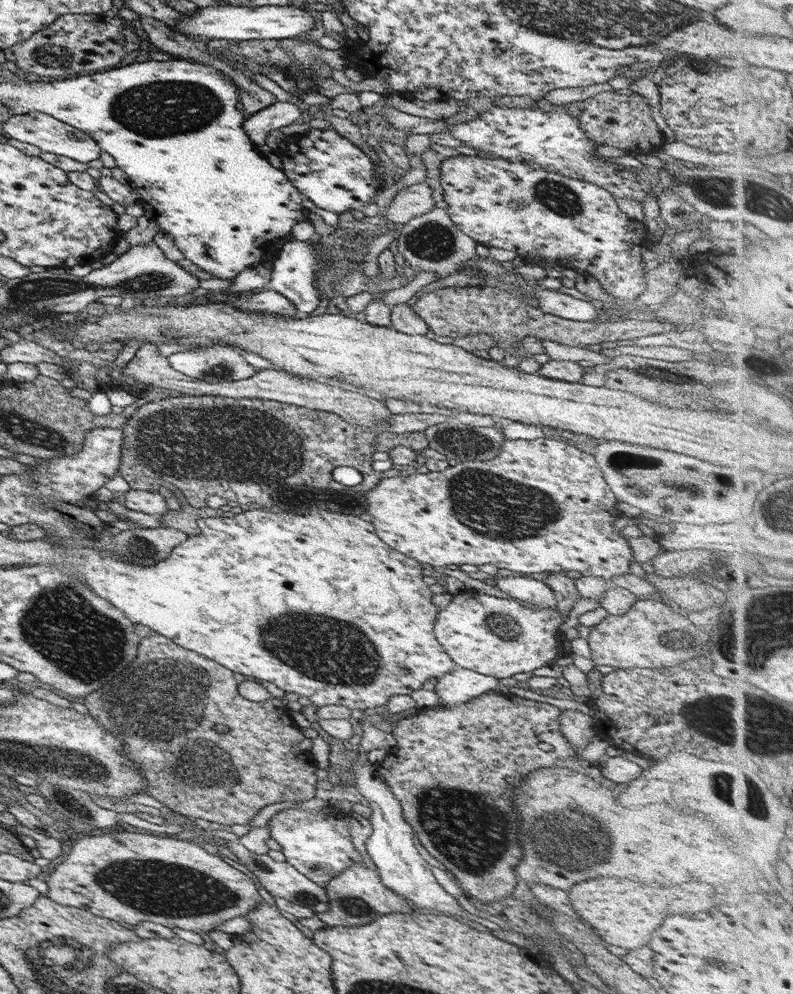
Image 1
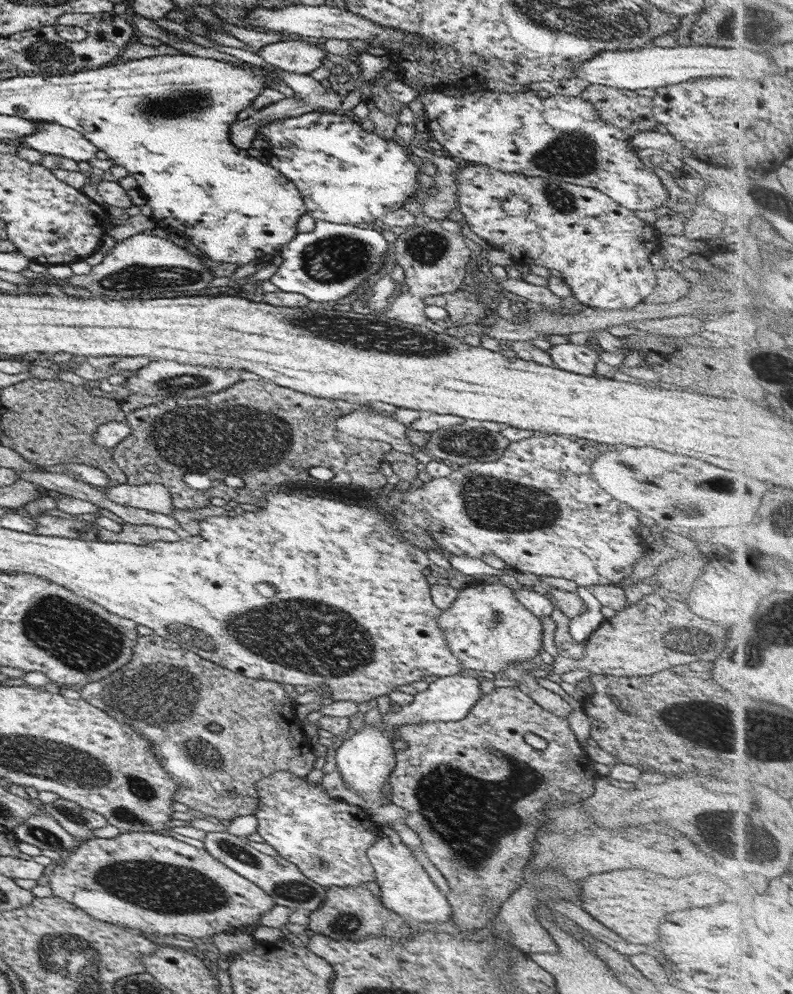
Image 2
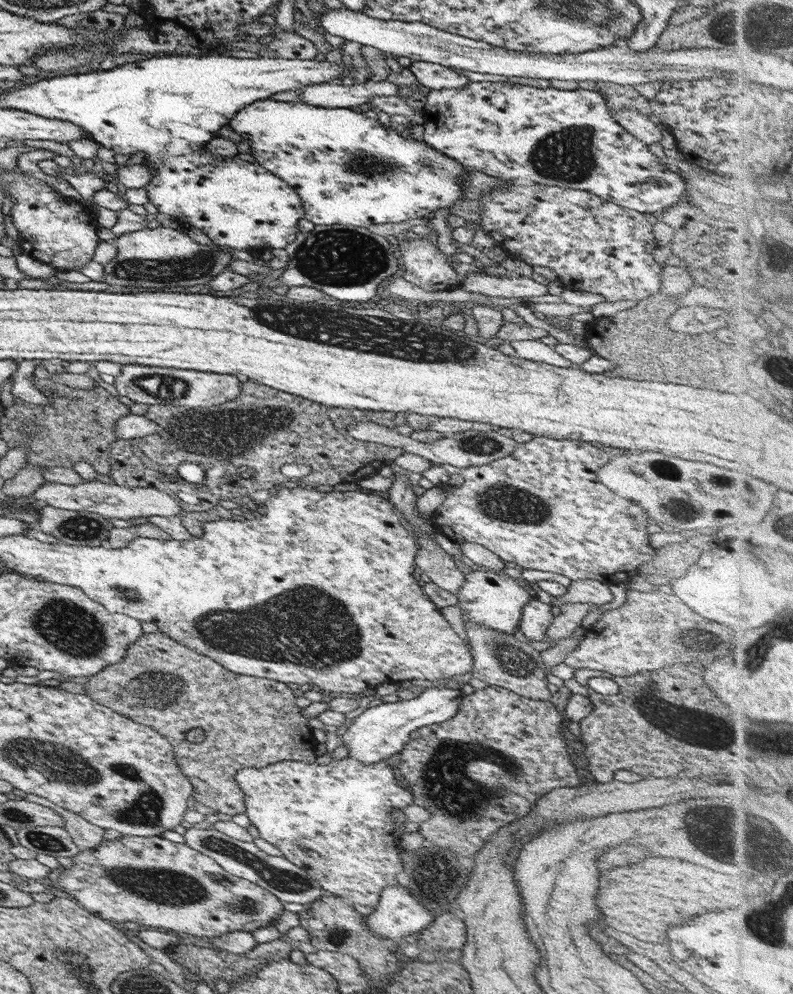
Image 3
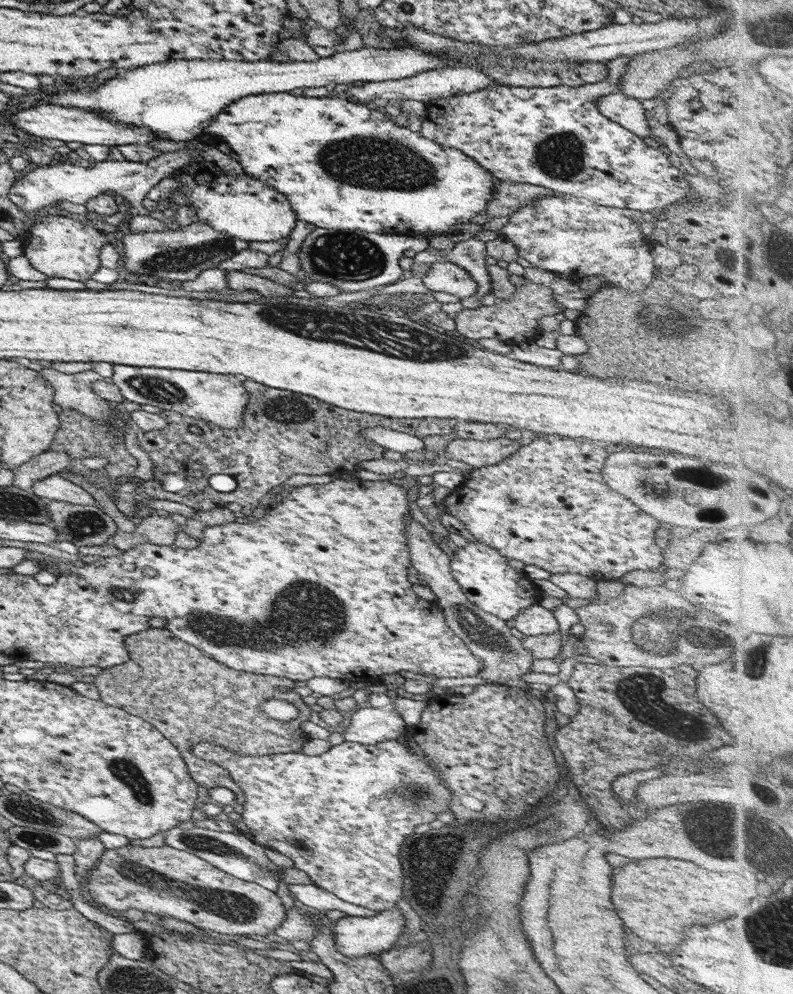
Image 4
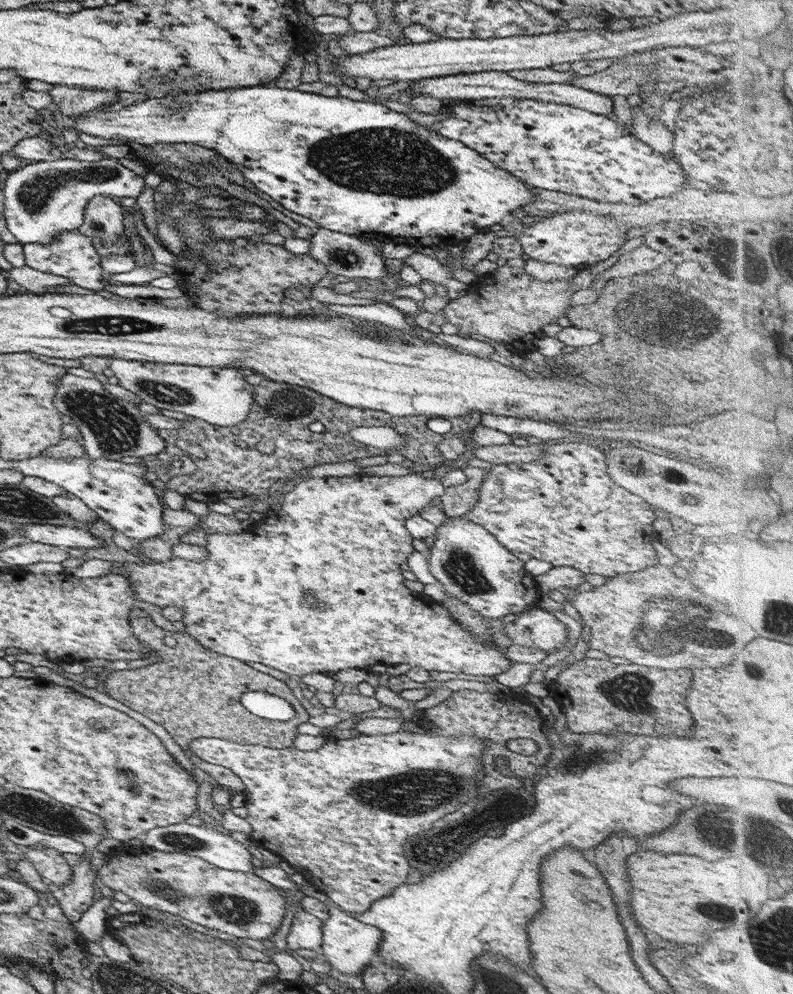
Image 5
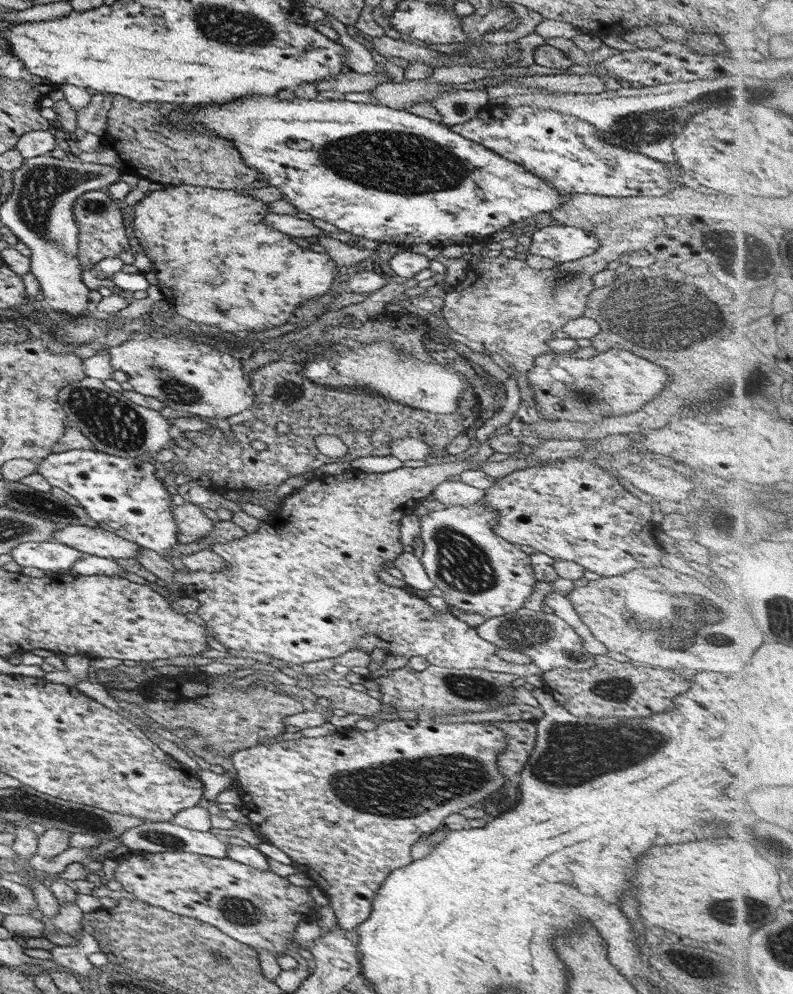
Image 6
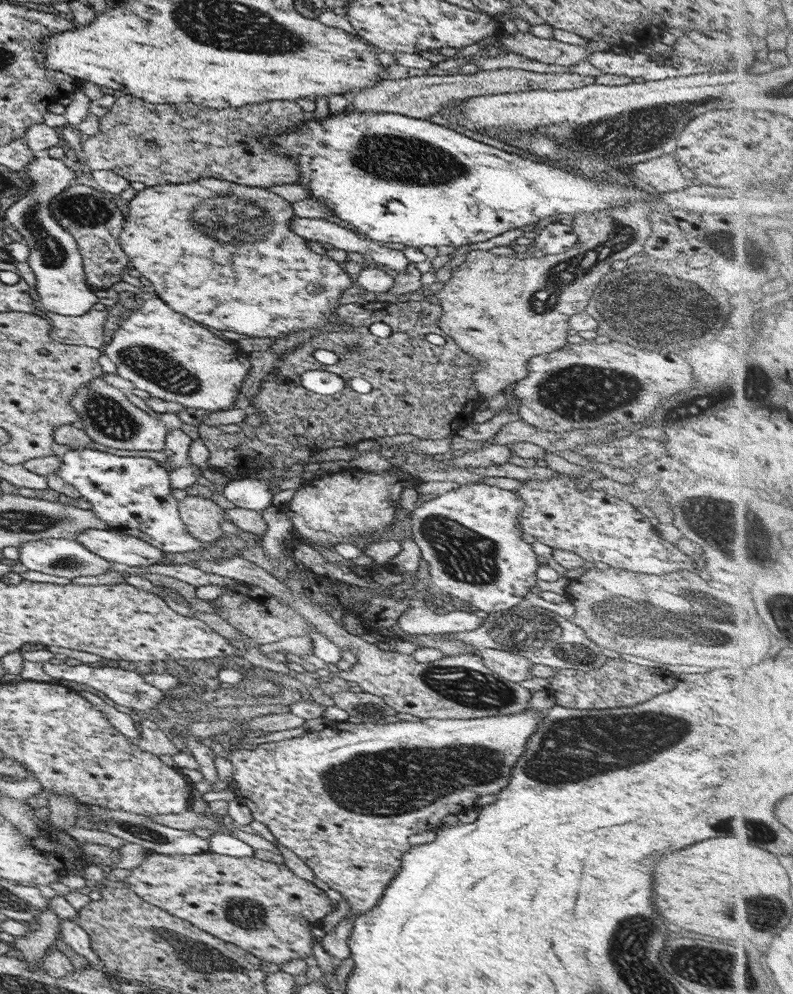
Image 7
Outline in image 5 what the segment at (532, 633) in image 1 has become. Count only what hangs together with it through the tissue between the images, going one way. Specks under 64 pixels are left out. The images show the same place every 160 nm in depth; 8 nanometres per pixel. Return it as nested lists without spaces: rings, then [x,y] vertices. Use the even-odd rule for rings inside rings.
[[[445,517],[436,527],[433,544],[426,551],[426,561],[431,576],[442,592],[464,602],[471,610],[485,618],[501,618],[537,605],[542,595],[535,578],[524,569],[521,560],[501,546],[488,530],[462,517]]]

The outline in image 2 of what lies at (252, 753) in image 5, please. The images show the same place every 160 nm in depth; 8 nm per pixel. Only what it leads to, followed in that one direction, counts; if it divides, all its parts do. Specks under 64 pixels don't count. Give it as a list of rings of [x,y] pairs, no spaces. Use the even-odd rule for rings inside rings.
[[[277,771],[264,777],[255,784],[259,805],[252,815],[257,821],[257,834],[278,852],[278,857],[291,862],[303,876],[326,888],[359,886],[374,880],[374,870],[366,858],[366,850],[375,842],[378,831],[376,824],[369,819],[363,822],[343,822],[339,799],[325,794],[321,783],[310,786],[306,776],[296,777],[287,771]]]

